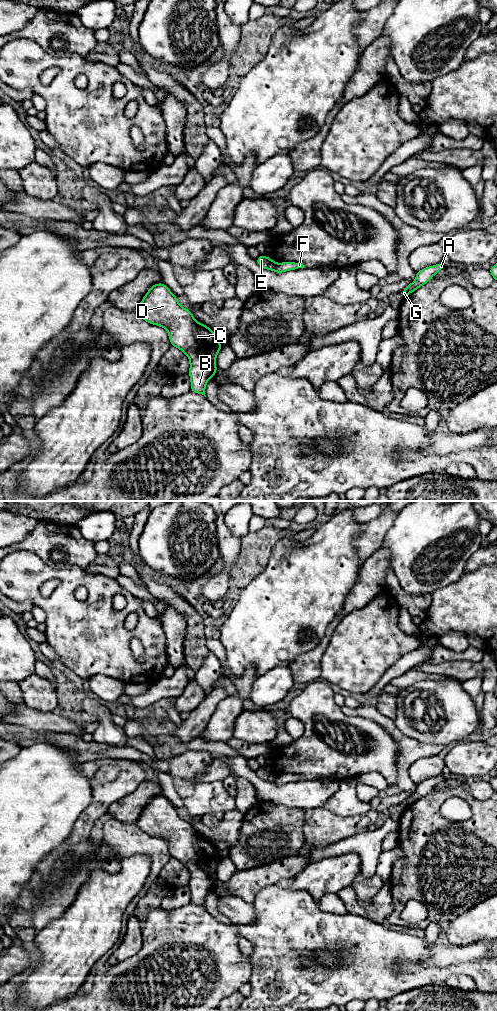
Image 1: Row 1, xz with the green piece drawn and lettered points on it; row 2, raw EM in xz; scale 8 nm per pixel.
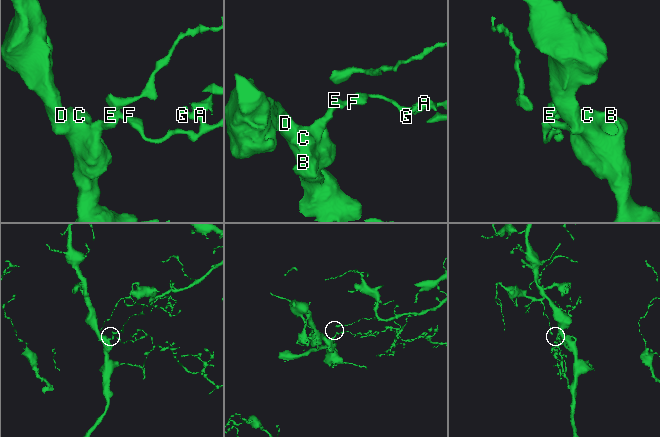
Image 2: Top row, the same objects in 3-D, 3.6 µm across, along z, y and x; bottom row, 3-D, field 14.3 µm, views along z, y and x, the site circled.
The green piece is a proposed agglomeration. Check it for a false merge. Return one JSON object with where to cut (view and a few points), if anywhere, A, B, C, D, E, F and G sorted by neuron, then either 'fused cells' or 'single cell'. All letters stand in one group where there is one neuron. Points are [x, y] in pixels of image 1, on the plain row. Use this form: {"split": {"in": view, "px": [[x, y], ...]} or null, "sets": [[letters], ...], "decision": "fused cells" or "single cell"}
{"split": {"in": "xz", "px": [[277, 776], [272, 781]]}, "sets": [["A", "F", "G"], ["B", "C", "D", "E"]], "decision": "fused cells"}

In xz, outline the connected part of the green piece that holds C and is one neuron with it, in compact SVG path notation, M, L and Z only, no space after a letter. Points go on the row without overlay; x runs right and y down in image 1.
M163 795L149 801L136 824L146 834L168 843L171 858L183 863L190 872L190 903L206 909L205 899L217 884L216 868L222 860L212 841L196 834L192 824L183 820Z

